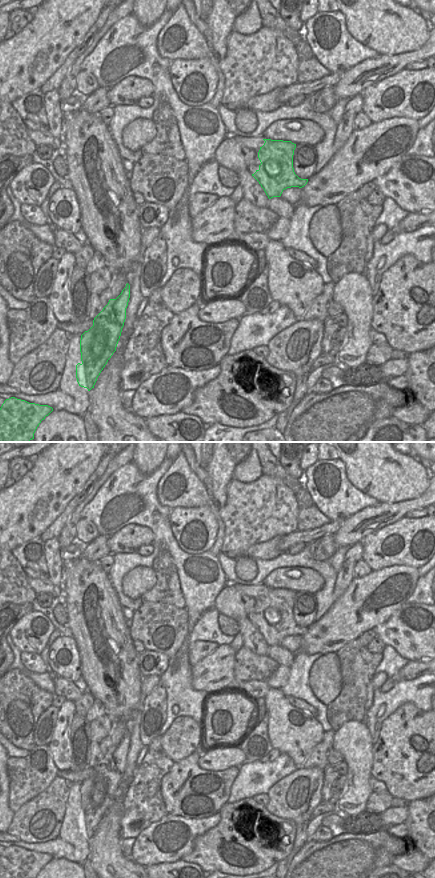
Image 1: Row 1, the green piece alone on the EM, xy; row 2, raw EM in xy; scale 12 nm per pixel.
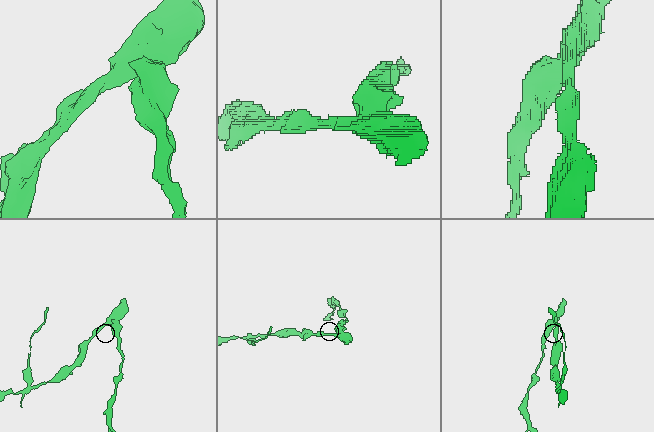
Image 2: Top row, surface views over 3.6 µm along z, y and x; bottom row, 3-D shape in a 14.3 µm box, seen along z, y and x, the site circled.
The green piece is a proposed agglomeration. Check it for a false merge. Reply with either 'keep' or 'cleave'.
cleave

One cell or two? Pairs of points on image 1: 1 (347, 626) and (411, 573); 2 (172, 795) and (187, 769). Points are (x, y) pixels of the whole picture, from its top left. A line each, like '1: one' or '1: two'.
1: one
2: one

